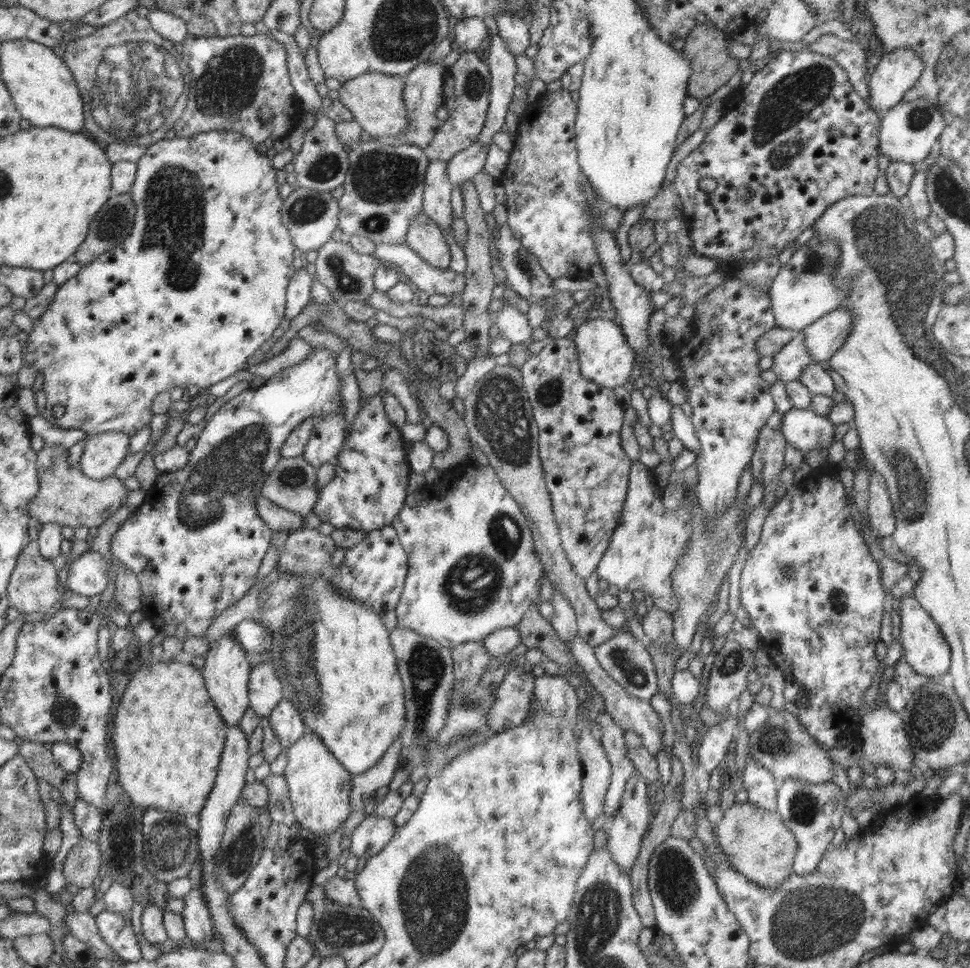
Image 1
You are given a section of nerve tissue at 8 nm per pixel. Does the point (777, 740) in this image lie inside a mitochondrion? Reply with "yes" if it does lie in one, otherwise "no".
yes

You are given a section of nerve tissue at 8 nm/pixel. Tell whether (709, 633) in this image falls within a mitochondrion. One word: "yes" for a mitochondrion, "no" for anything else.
no

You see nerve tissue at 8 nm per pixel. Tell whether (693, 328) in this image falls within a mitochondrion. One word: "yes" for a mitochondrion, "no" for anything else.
no

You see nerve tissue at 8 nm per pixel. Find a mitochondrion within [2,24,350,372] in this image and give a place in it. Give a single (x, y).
(131, 85)

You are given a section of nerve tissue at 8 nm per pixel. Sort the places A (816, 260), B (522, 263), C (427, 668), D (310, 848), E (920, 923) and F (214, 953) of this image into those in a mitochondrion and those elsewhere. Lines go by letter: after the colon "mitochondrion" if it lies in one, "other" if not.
A: mitochondrion
B: mitochondrion
C: mitochondrion
D: other
E: other
F: other

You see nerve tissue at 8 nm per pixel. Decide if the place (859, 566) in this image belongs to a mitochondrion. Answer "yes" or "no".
no

